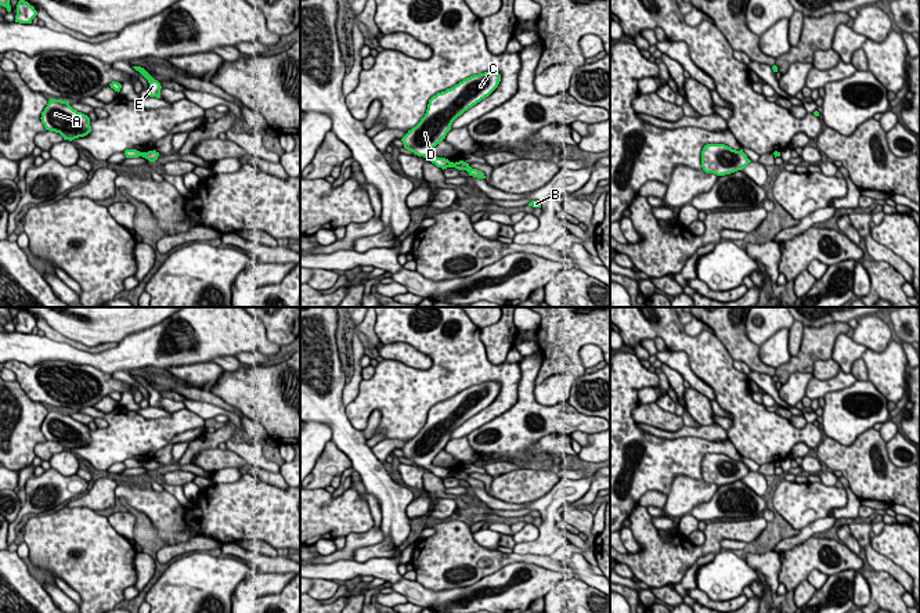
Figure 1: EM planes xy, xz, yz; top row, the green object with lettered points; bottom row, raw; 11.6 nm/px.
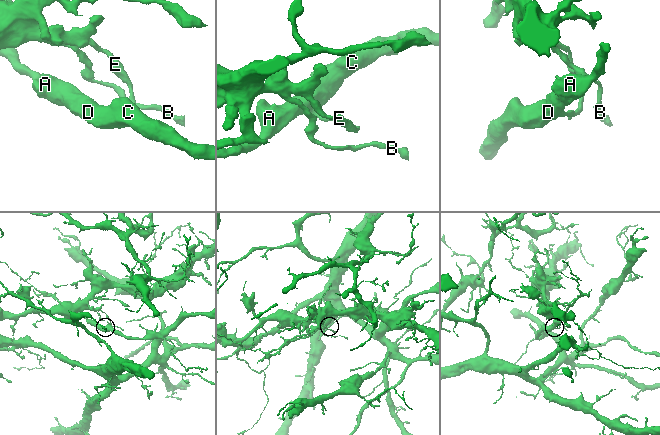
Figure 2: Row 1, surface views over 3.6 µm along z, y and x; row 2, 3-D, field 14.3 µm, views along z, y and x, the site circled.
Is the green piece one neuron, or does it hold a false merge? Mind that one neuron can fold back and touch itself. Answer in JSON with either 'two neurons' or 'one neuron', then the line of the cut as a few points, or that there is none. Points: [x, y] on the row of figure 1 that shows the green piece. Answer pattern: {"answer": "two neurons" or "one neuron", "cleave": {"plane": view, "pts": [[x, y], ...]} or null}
{"answer": "two neurons", "cleave": {"plane": "xz", "pts": [[448, 162], [450, 166]]}}

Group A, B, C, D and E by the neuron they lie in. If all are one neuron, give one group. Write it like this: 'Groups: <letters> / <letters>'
Groups: A C D / B E

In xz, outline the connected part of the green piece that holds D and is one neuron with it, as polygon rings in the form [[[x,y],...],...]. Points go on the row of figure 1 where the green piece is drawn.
[[[490,71],[466,77],[454,87],[433,95],[425,116],[401,138],[404,148],[429,159],[443,170],[450,167],[448,159],[433,156],[432,151],[445,138],[452,122],[488,97],[499,82],[501,75]]]

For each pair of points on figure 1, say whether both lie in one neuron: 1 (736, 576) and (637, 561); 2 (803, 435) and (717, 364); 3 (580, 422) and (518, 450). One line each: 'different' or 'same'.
1: different
2: same
3: same

